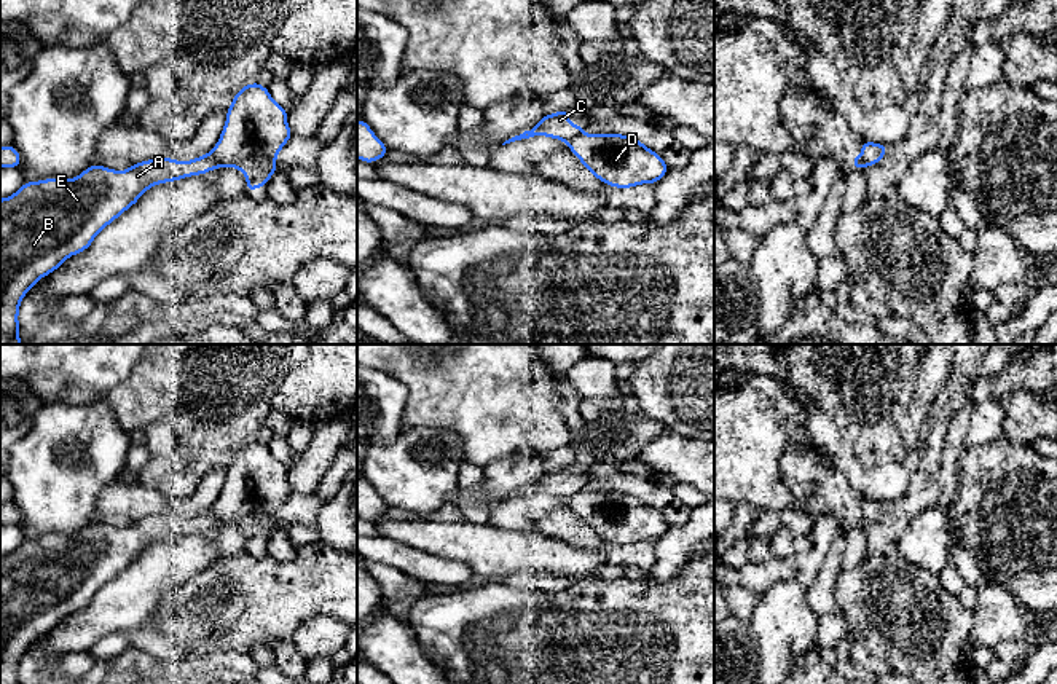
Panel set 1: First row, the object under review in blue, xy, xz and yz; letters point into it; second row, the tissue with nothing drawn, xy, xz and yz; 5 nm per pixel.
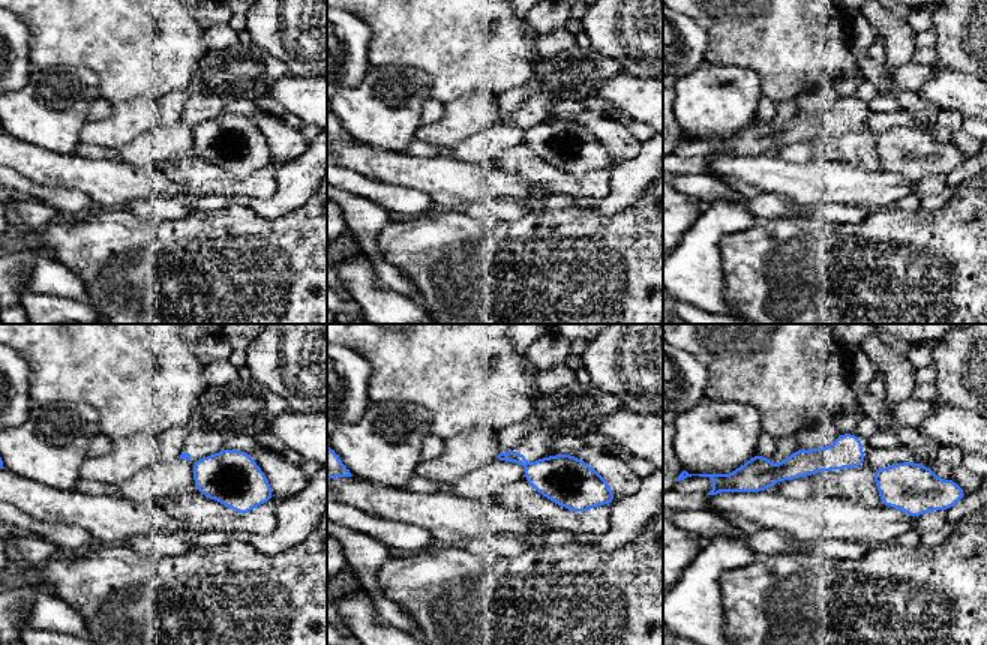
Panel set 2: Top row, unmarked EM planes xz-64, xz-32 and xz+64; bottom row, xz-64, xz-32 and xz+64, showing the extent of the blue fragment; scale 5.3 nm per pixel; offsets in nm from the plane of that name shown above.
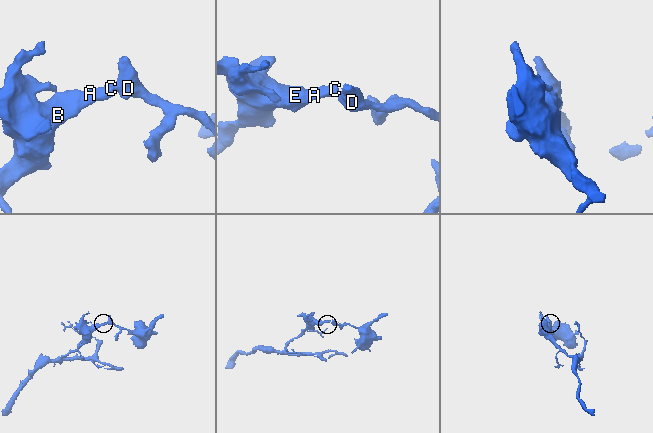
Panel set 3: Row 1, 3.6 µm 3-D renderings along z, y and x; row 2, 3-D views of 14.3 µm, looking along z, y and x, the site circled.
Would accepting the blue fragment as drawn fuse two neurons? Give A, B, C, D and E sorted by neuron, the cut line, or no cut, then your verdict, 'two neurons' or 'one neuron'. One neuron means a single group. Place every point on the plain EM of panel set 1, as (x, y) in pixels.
A B C E / D; cut in xy along (211, 509), (219, 523); two neurons

